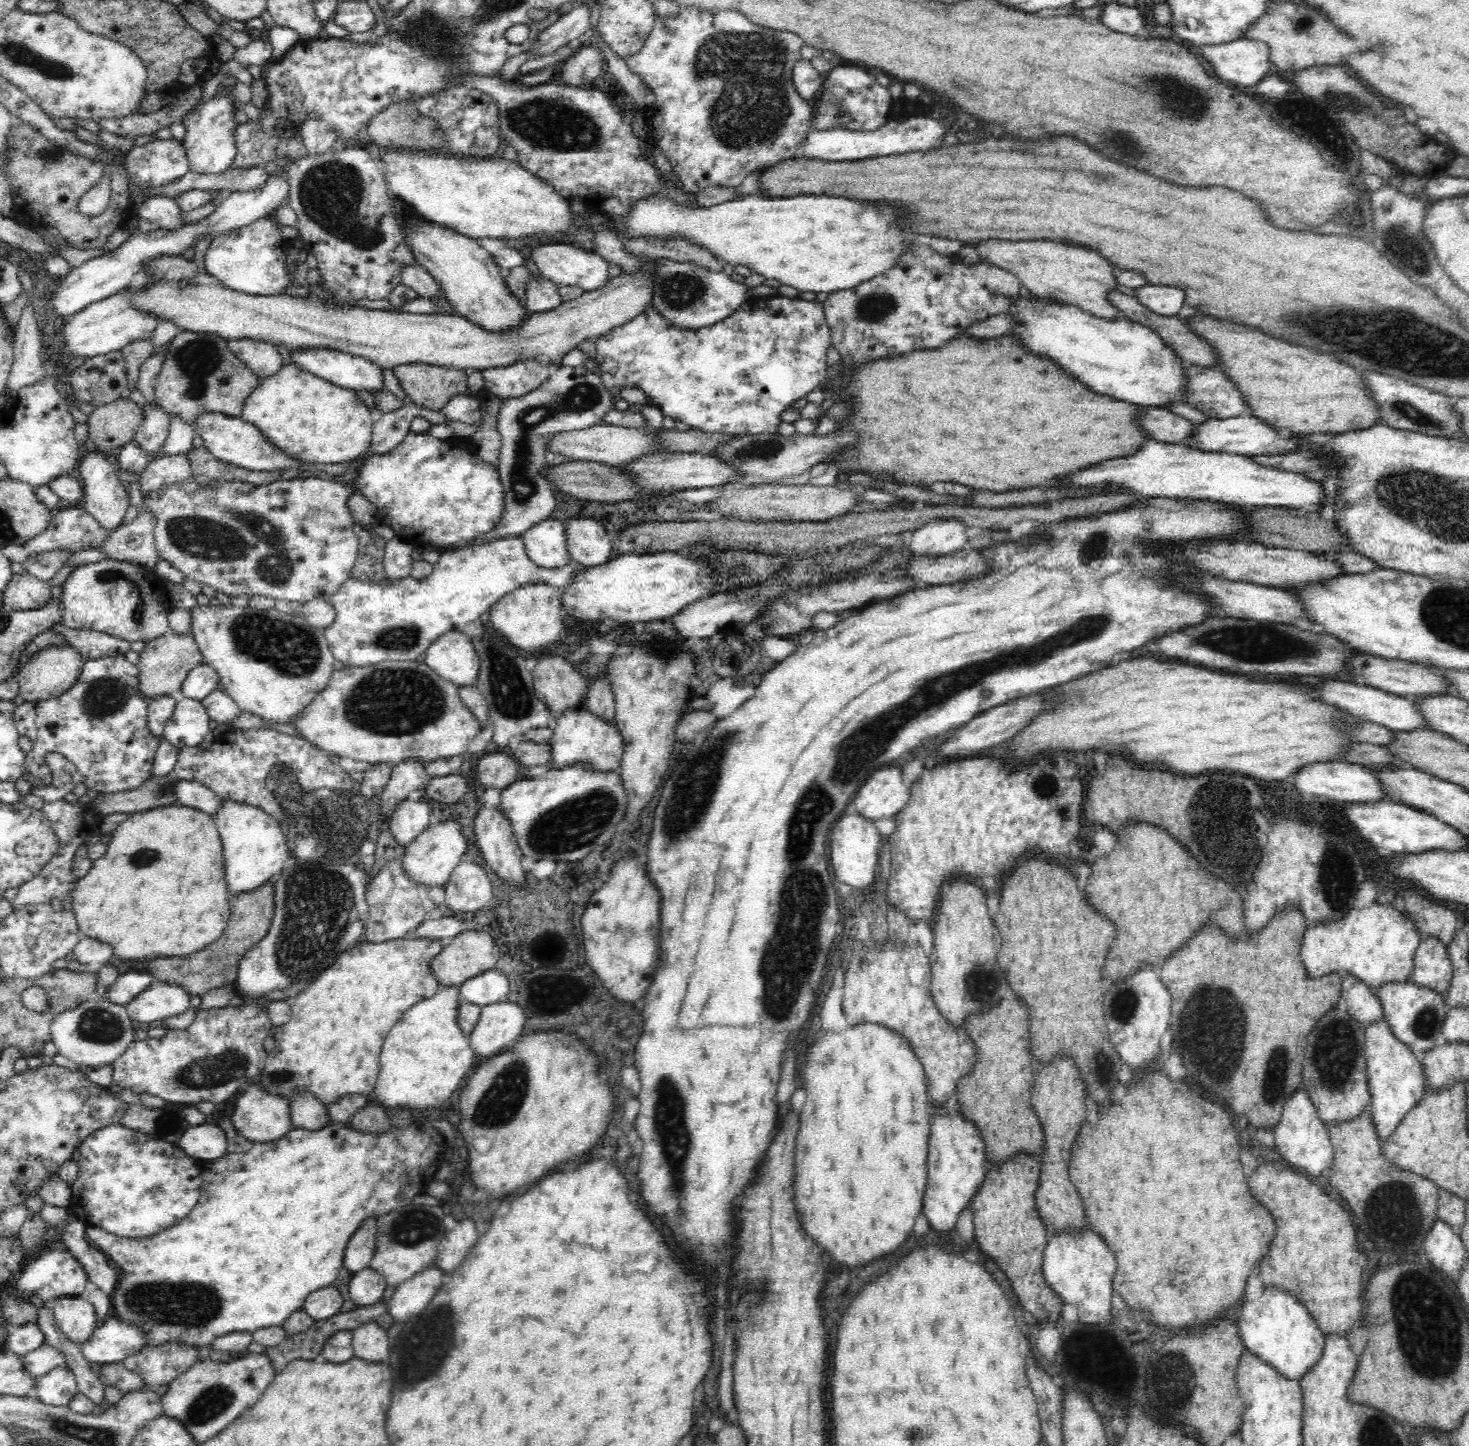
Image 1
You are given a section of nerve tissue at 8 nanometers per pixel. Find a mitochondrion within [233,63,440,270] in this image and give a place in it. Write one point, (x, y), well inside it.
(330, 194)

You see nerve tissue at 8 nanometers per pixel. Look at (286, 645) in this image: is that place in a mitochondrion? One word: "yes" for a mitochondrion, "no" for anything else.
yes

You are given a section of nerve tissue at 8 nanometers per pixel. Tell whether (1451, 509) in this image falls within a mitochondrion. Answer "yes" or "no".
yes

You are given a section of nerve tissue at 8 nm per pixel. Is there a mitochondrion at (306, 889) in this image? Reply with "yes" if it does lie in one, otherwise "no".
yes

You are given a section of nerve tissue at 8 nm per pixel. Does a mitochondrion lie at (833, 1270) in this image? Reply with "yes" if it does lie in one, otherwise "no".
no

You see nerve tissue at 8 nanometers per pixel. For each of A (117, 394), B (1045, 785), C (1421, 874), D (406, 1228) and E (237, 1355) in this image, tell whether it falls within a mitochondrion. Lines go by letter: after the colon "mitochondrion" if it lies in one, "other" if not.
A: other
B: mitochondrion
C: other
D: mitochondrion
E: other

